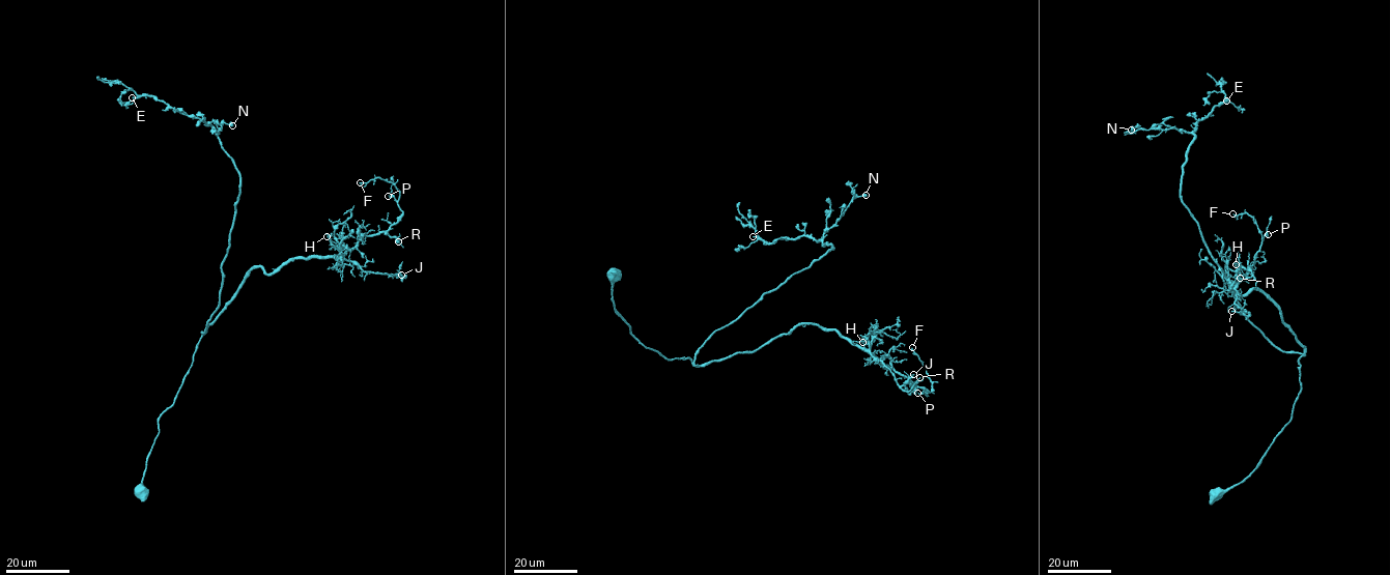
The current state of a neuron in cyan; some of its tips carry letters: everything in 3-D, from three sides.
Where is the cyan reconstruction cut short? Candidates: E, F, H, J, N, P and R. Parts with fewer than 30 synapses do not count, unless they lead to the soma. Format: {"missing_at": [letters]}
{"missing_at": ["F"]}

